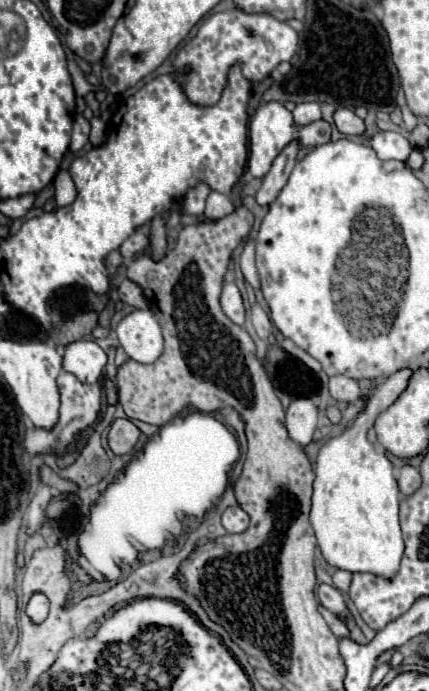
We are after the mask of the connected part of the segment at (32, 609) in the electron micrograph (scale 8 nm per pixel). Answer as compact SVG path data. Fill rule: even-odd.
M34 592L26 604L26 616L30 618L32 624L42 624L48 616L48 598L42 592Z

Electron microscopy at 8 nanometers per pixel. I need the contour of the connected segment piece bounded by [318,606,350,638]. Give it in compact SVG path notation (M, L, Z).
M318 606L318 612L324 616L324 620L326 620L326 624L332 628L332 632L338 636L338 638L344 638L344 636L350 636L348 634L348 628L346 628L346 624L338 618L338 616L334 616L330 610L326 610L324 606Z

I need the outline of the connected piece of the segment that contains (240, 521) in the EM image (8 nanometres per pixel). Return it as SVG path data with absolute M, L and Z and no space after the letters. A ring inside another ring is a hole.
M240 506L226 508L222 514L222 526L226 528L226 532L244 532L248 528L248 522L250 518Z

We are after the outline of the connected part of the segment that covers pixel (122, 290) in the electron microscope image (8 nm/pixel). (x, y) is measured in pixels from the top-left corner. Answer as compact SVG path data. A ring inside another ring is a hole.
M124 280L120 286L118 286L118 294L120 294L120 300L124 302L124 304L130 304L130 306L134 306L134 308L148 308L148 304L146 304L146 300L144 300L144 296L142 296L142 290L140 290L140 286L138 284L134 284L134 282L130 282L130 280Z

